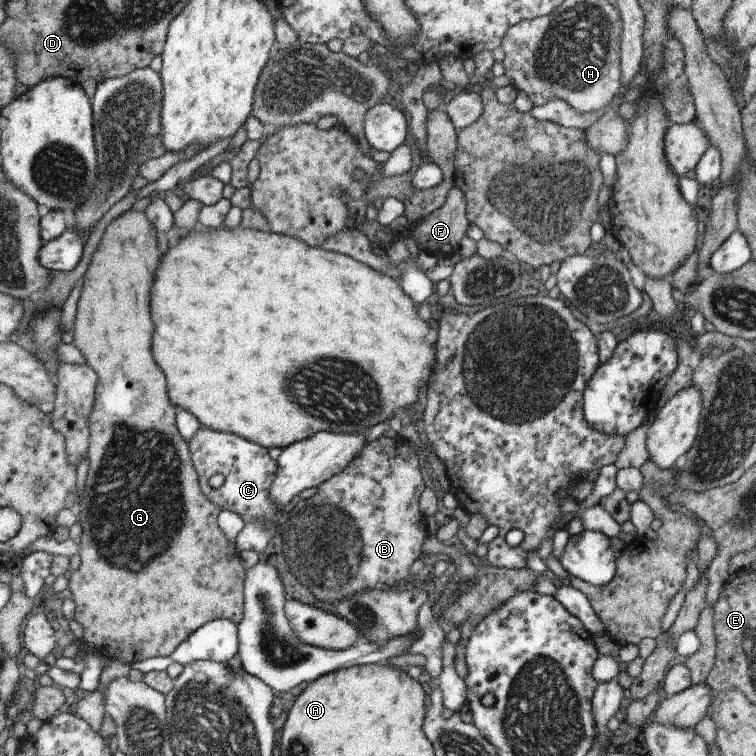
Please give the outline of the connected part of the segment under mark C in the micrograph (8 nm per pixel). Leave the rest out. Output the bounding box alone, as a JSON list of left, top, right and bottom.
[188,426,282,527]

